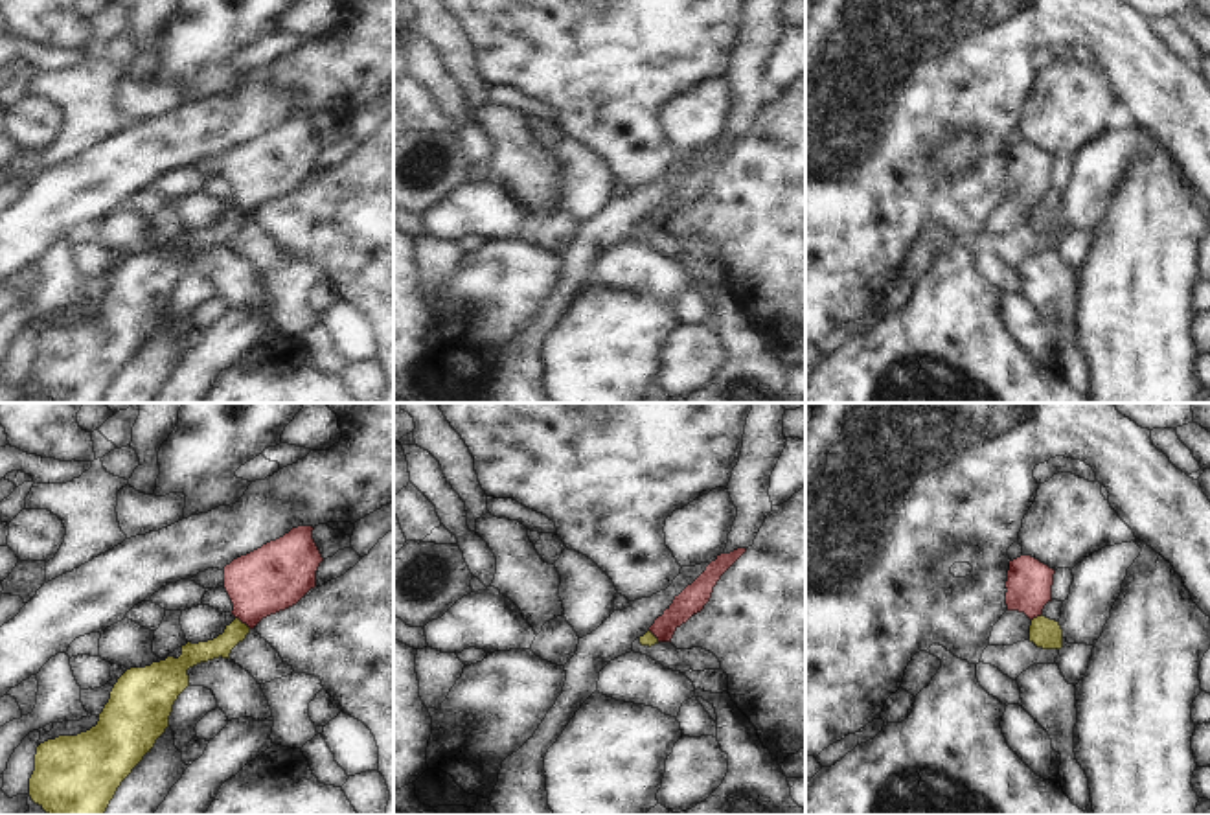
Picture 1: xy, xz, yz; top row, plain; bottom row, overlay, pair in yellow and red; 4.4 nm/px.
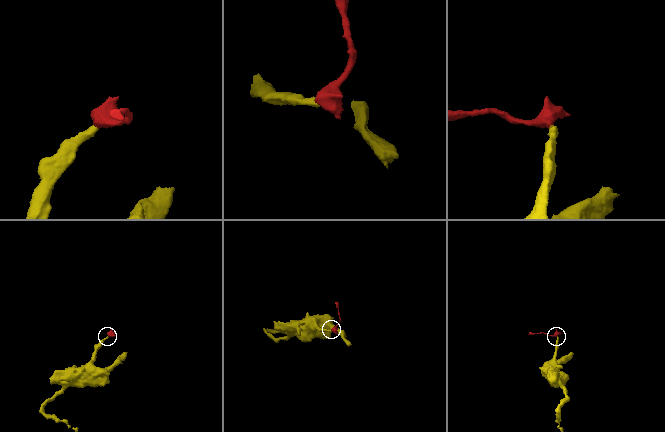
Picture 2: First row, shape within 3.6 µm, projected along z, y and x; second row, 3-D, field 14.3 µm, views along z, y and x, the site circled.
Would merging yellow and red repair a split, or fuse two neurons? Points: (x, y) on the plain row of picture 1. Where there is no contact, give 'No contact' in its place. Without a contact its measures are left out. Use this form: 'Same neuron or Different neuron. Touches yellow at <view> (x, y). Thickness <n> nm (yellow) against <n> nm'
Different neuron. Touches yellow at xy (241, 210). Thickness 100 nm (yellow) against 300 nm

